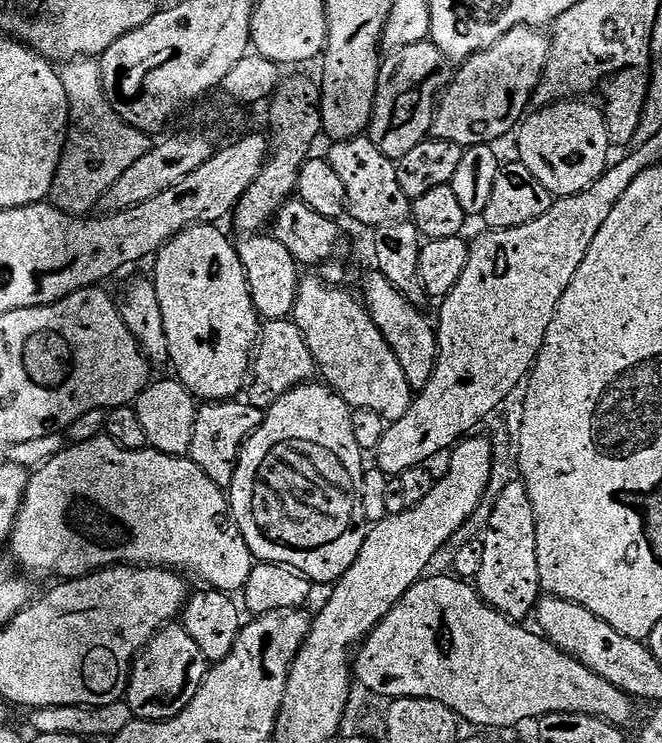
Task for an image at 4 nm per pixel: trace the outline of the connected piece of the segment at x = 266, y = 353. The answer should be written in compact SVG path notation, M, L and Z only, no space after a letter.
M291 318L263 321L250 365L250 379L246 384L247 403L256 408L270 409L274 402L278 402L278 398L282 398L299 384L315 381L317 376L314 354L310 354L310 346L306 346L306 338L302 330L298 330L296 321Z

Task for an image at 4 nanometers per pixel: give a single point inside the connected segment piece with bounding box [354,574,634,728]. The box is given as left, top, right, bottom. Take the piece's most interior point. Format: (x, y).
(441, 642)

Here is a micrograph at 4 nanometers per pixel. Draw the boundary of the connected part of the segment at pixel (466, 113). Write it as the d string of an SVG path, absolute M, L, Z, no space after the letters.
M521 26L498 38L494 46L463 61L457 67L460 69L457 70L456 77L453 80L451 77L450 83L439 97L436 115L432 118L431 135L438 140L458 142L466 149L476 144L495 145L495 140L502 139L512 127L513 131L525 119L532 104L532 94L540 84L540 75L544 73L549 43L549 37L541 29Z

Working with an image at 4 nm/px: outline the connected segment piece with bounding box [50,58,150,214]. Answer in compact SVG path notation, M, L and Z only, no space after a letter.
M81 58L67 61L63 65L60 77L66 86L66 98L68 99L68 140L64 144L64 153L52 183L50 200L66 213L88 214L99 205L104 191L114 186L114 182L122 178L127 168L134 166L134 162L138 162L138 158L142 158L142 154L148 152L150 140L145 133L139 132L126 122L122 122L122 118L118 118L118 114L112 109L104 93L100 65L95 59Z

